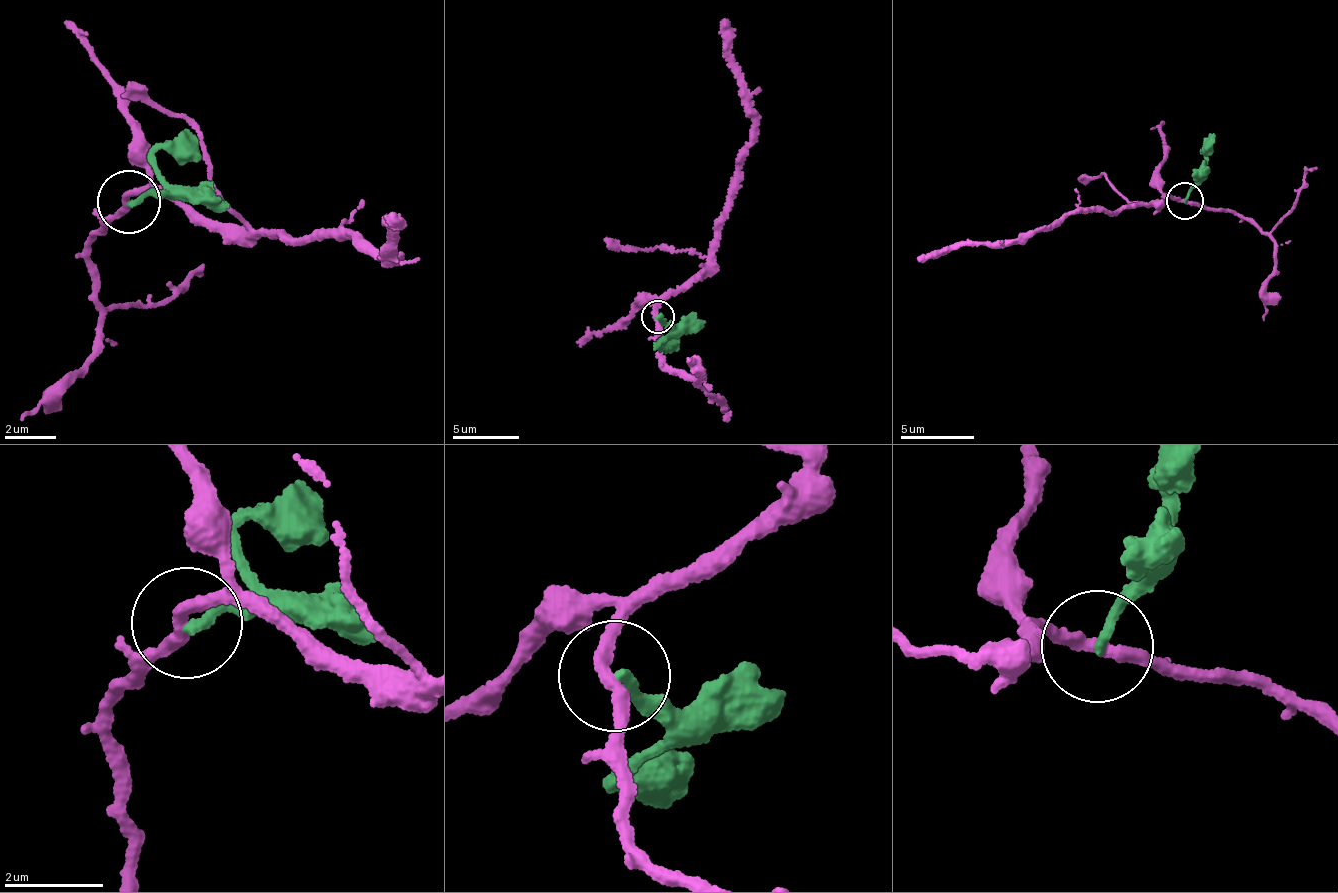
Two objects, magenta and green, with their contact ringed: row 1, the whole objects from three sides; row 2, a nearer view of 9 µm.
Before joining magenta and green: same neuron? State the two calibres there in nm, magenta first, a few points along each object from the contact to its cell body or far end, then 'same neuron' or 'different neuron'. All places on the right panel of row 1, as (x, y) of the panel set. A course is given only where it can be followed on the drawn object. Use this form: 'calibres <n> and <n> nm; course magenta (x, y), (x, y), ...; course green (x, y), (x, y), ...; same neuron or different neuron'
calibres 280 and 200 nm; course magenta (1185, 201), (1170, 195), (1151, 207), (1120, 205), (1111, 212), (1080, 206), (1047, 230), (970, 241), (917, 262); course green (1185, 201), (1203, 179), (1209, 131); different neuron

